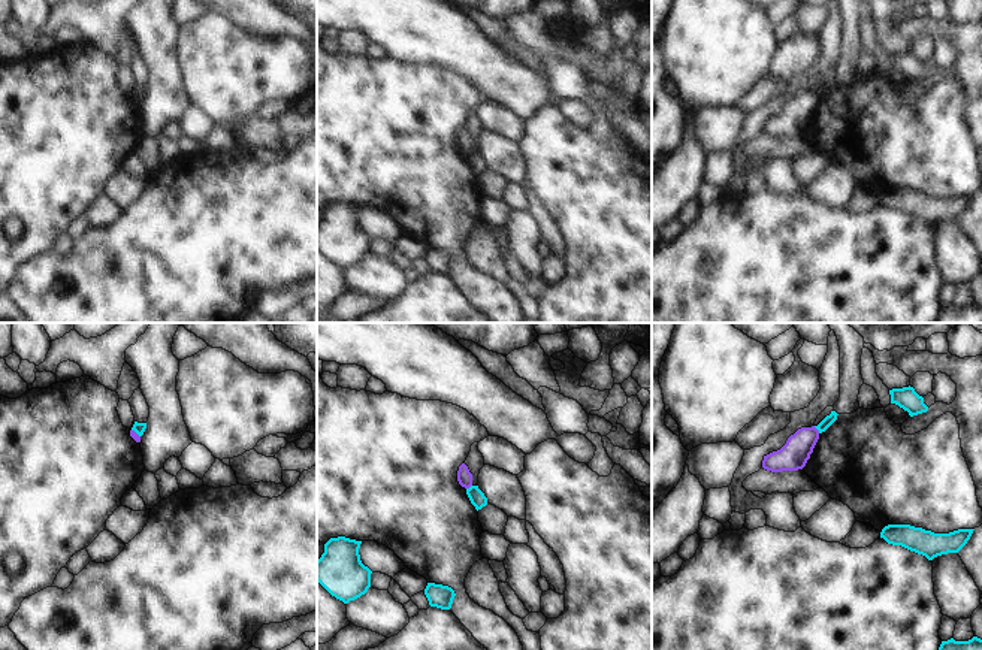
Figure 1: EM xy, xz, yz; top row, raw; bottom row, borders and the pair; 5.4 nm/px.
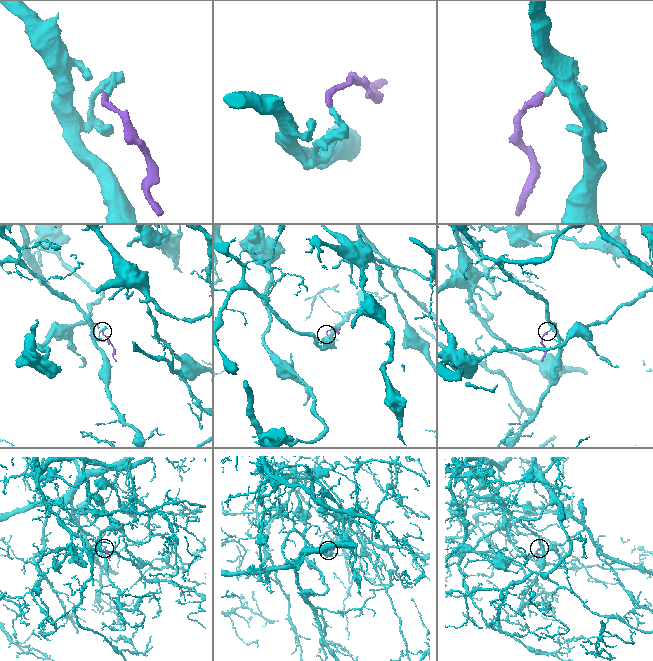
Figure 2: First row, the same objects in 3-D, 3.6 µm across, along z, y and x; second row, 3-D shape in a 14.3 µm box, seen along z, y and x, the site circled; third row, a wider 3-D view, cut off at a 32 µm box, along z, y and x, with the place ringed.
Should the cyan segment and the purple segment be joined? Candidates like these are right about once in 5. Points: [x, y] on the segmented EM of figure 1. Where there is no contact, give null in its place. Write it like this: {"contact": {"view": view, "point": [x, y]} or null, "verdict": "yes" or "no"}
{"contact": {"view": "yz", "point": [816, 428]}, "verdict": "no"}

